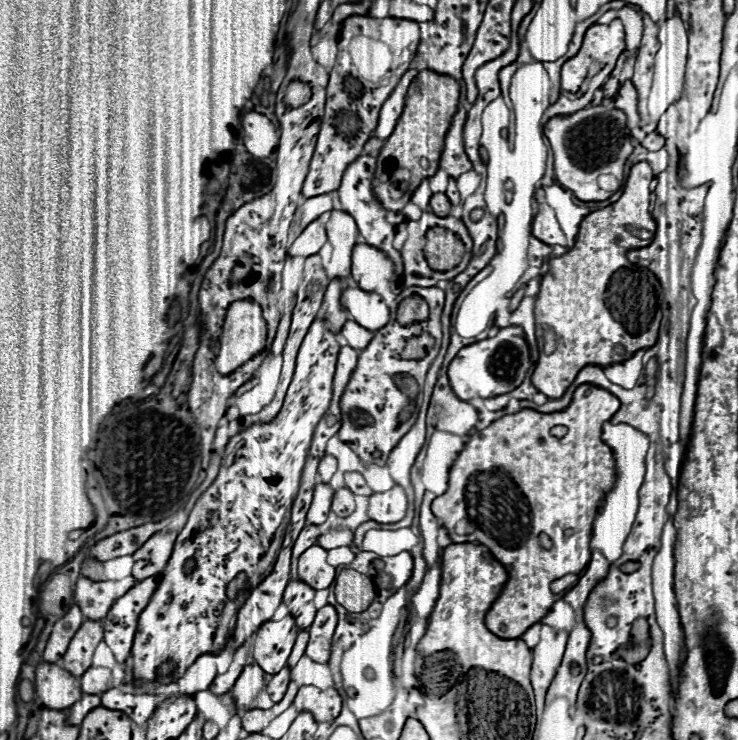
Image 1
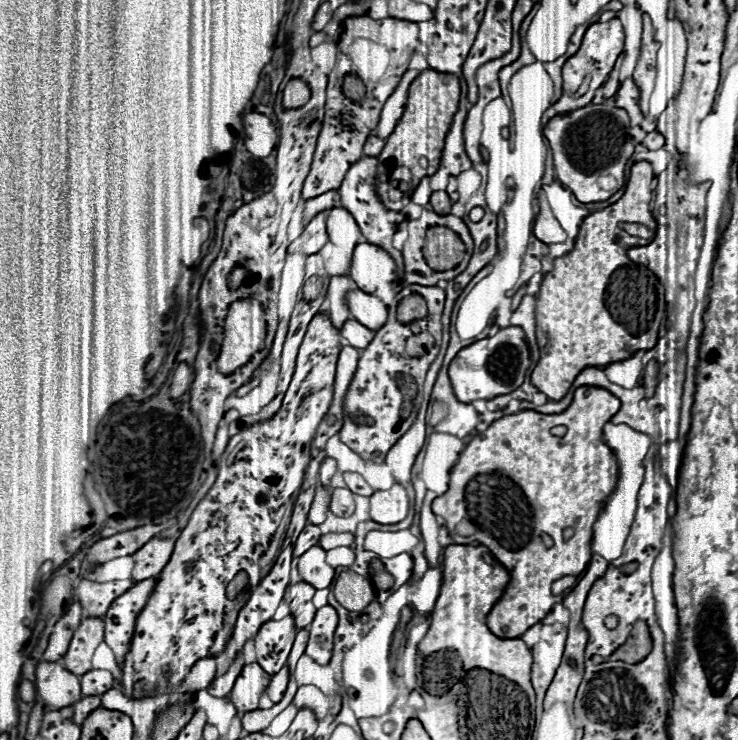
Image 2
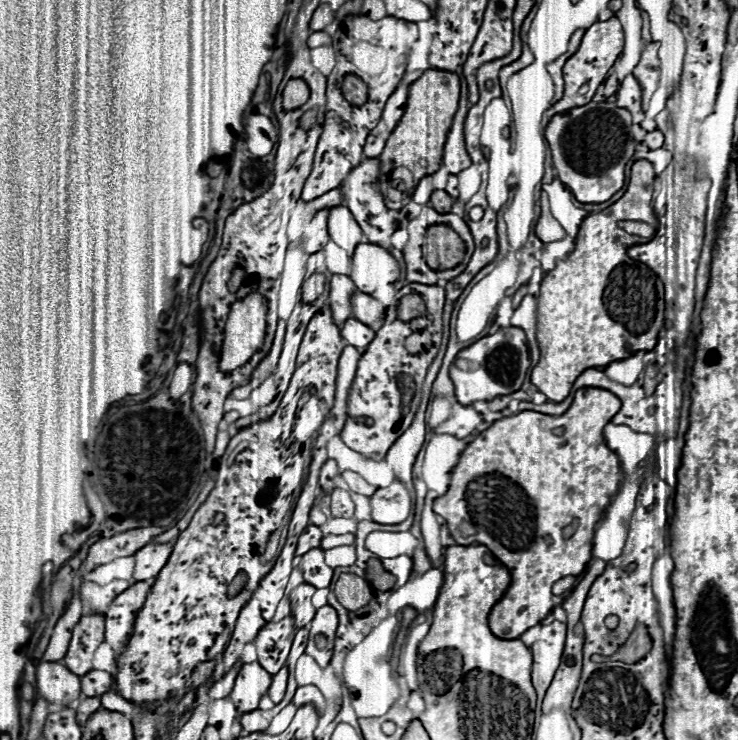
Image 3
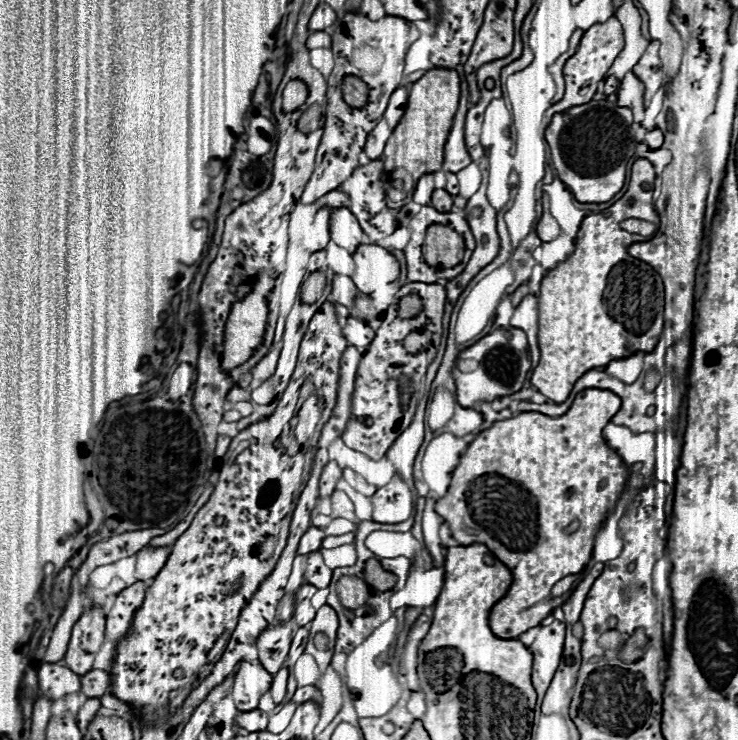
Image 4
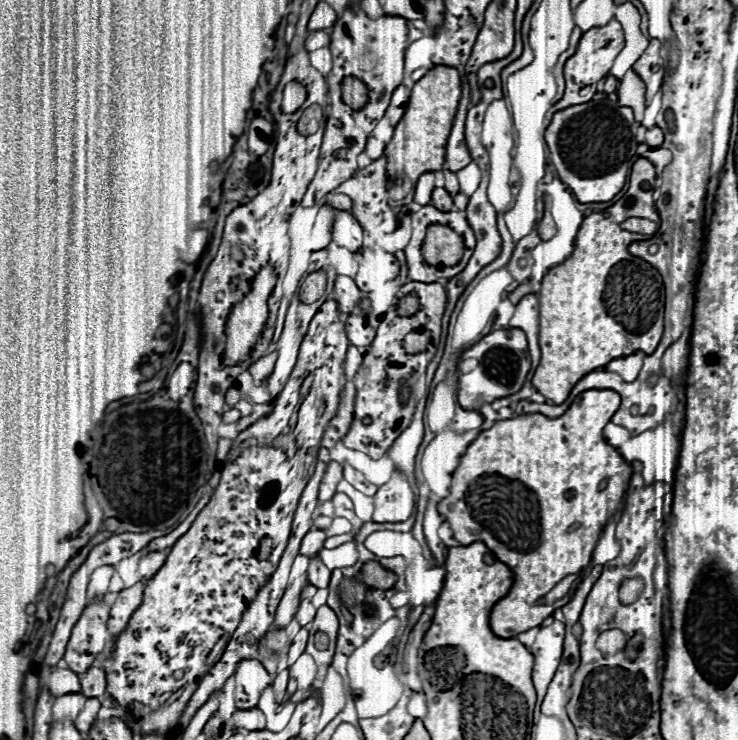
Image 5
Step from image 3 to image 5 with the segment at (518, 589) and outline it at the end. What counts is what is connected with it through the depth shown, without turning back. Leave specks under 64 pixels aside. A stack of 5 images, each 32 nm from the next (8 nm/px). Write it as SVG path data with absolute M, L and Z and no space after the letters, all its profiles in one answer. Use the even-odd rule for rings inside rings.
M608 390L580 392L570 408L558 416L548 418L544 414L520 414L516 418L500 420L490 430L478 434L460 458L458 468L452 474L450 494L438 502L438 512L450 524L454 538L468 546L472 542L484 542L500 562L514 572L514 584L510 592L492 608L490 628L500 638L516 638L534 626L540 626L556 608L562 608L570 598L560 598L554 604L544 604L544 596L566 576L582 574L596 546L596 540L616 514L622 498L628 490L632 476L630 464L606 444L602 430L620 406L620 396Z

